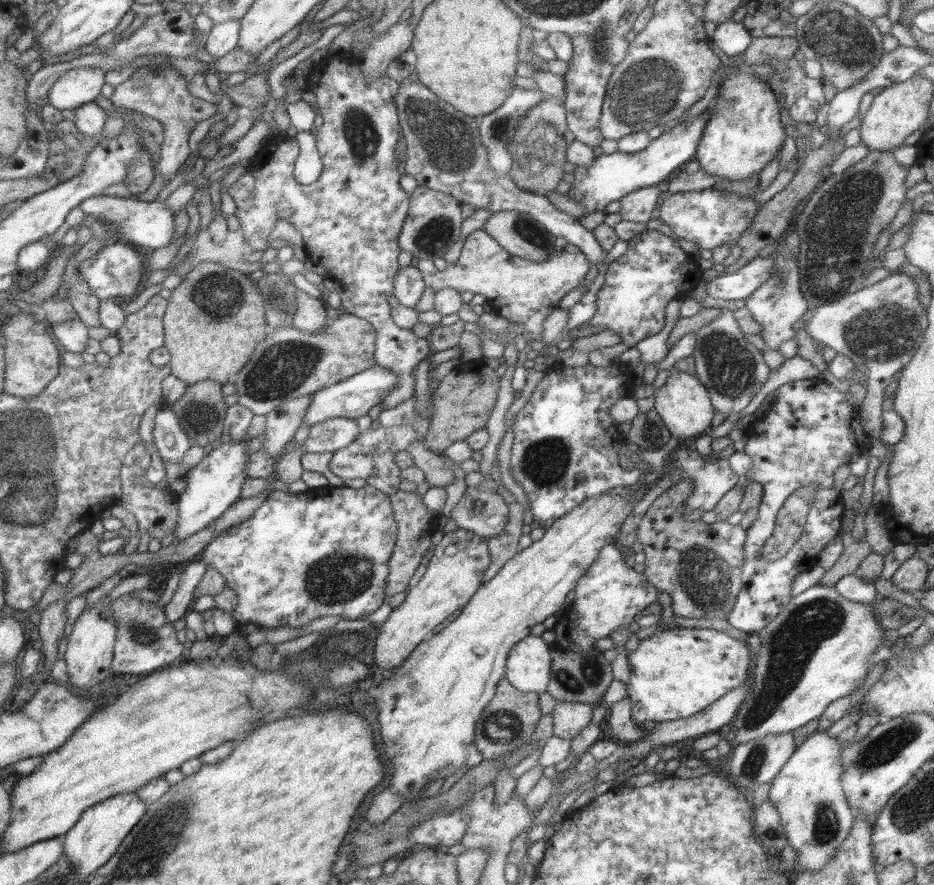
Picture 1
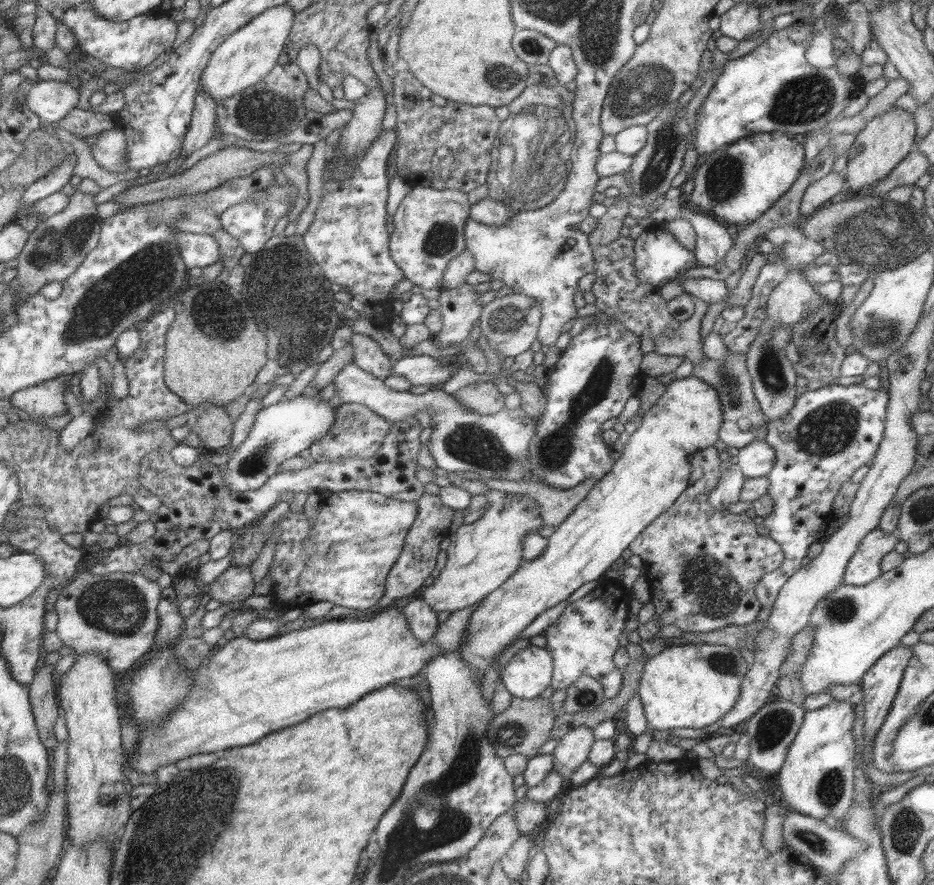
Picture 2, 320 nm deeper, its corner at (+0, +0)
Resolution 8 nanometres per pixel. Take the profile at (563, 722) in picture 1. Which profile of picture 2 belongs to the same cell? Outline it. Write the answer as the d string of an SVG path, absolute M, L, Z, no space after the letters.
M578 726L568 730L552 750L552 771L562 778L562 786L569 784L574 770L588 760L588 752L594 741L591 728Z

